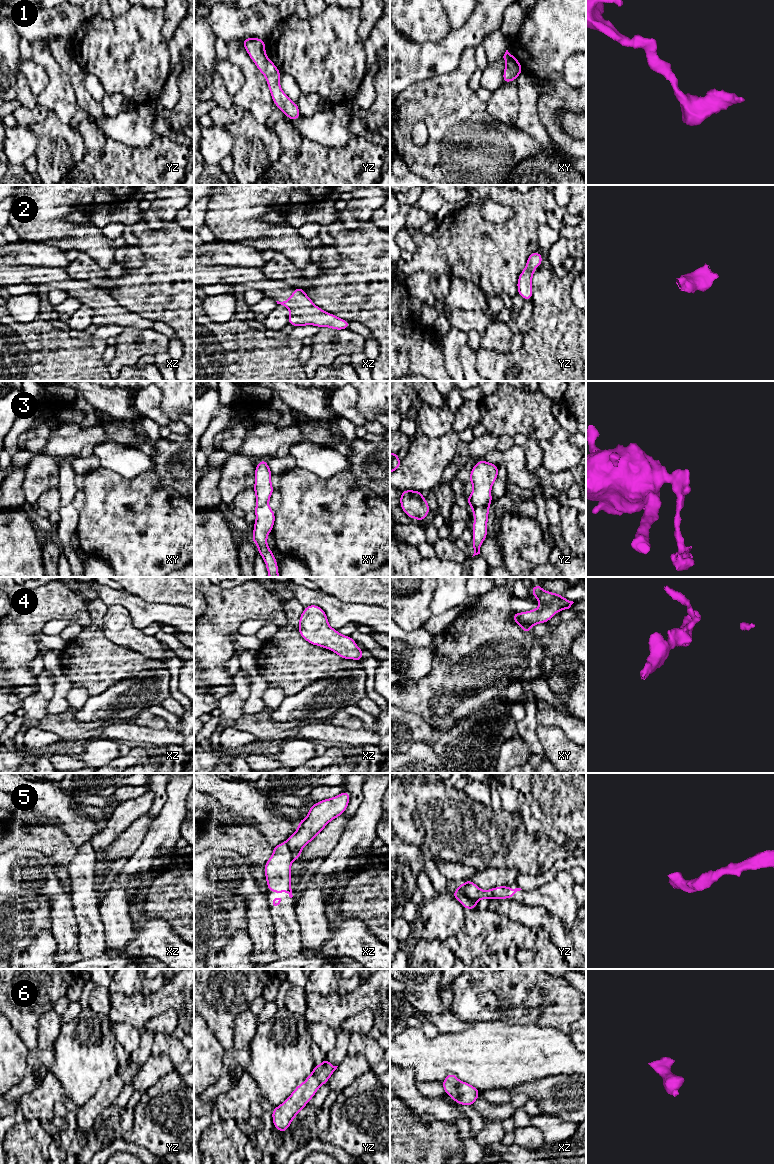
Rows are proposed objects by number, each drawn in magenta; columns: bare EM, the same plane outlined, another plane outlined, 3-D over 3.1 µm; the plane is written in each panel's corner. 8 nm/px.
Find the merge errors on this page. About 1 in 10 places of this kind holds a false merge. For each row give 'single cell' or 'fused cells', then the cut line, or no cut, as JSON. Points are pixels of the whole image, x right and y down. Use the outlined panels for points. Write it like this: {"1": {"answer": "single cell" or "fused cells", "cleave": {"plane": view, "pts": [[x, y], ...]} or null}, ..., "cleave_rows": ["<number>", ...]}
{"1": {"answer": "single cell", "cleave": null}, "2": {"answer": "single cell", "cleave": null}, "3": {"answer": "fused cells", "cleave": {"plane": "yz", "pts": [[487, 506], [475, 506], [472, 509]]}}, "4": {"answer": "single cell", "cleave": null}, "5": {"answer": "fused cells", "cleave": {"plane": "yz", "pts": [[458, 887], [468, 898], [475, 902]]}}, "6": {"answer": "single cell", "cleave": null}, "cleave_rows": ["3", "5"]}

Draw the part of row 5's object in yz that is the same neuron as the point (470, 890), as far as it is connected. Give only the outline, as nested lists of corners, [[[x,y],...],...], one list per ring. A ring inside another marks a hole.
[[[471,879],[459,885],[463,894],[473,901],[479,901],[481,899],[508,899],[515,896],[517,891],[522,890],[521,888],[512,889],[507,886],[499,886],[486,891],[481,890]]]

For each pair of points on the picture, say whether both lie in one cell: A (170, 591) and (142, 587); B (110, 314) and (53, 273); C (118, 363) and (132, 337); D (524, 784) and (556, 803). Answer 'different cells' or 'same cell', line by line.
A: same cell
B: same cell
C: same cell
D: same cell

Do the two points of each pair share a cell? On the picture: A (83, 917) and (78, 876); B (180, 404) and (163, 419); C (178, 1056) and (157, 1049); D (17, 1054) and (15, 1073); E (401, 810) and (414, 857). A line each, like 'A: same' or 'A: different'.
A: same
B: different
C: same
D: same
E: different

